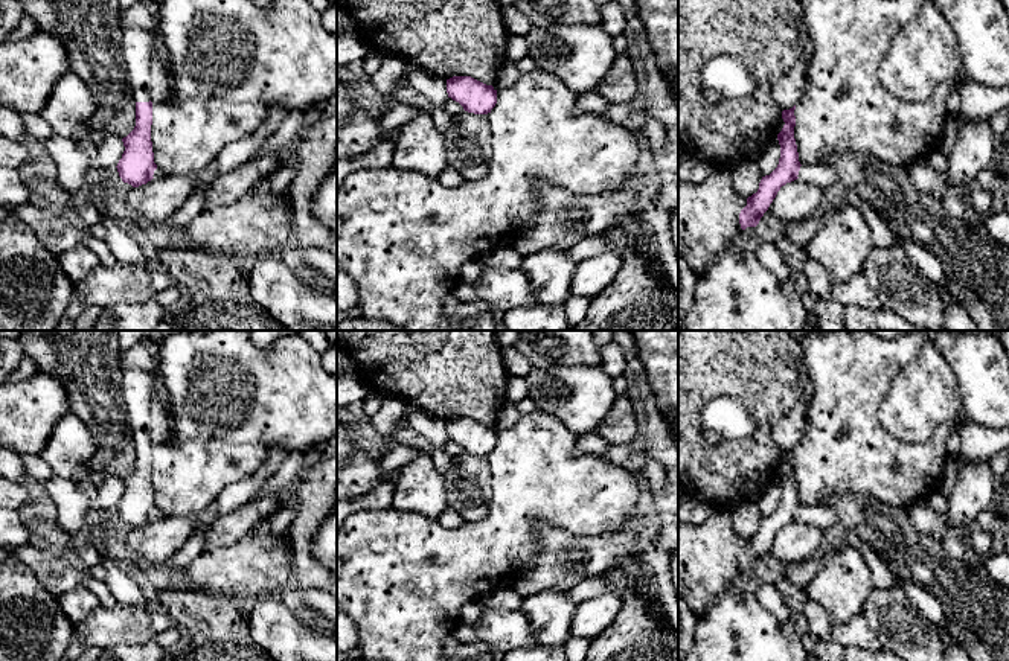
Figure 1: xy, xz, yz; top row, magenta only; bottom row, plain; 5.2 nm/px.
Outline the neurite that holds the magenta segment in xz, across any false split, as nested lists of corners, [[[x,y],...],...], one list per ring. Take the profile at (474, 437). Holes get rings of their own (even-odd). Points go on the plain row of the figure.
[[[453,417],[447,420],[447,434],[465,452],[474,455],[488,455],[497,445],[497,431],[471,417]]]

